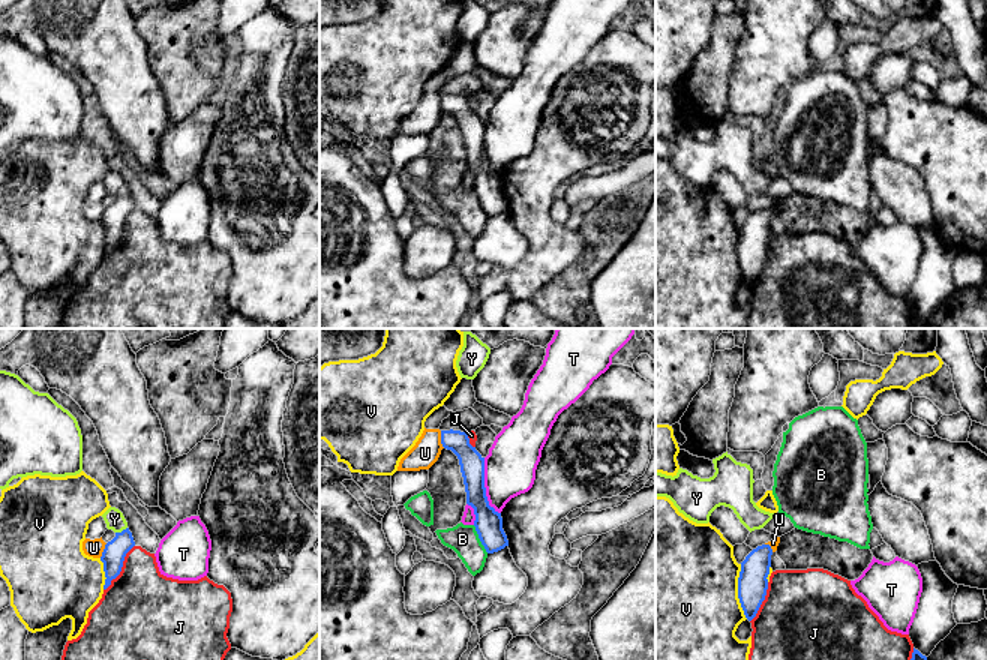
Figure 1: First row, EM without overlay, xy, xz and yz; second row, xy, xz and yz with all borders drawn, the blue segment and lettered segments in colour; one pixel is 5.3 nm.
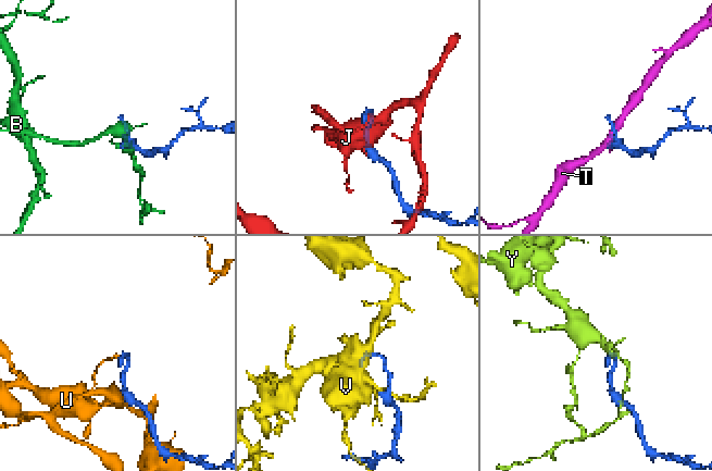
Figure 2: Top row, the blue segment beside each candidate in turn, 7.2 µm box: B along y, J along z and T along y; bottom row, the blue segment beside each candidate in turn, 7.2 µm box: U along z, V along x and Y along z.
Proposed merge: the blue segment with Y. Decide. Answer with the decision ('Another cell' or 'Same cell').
Same cell

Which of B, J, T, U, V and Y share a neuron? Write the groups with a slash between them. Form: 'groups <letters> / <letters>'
groups B / J / T / U / V / Y

